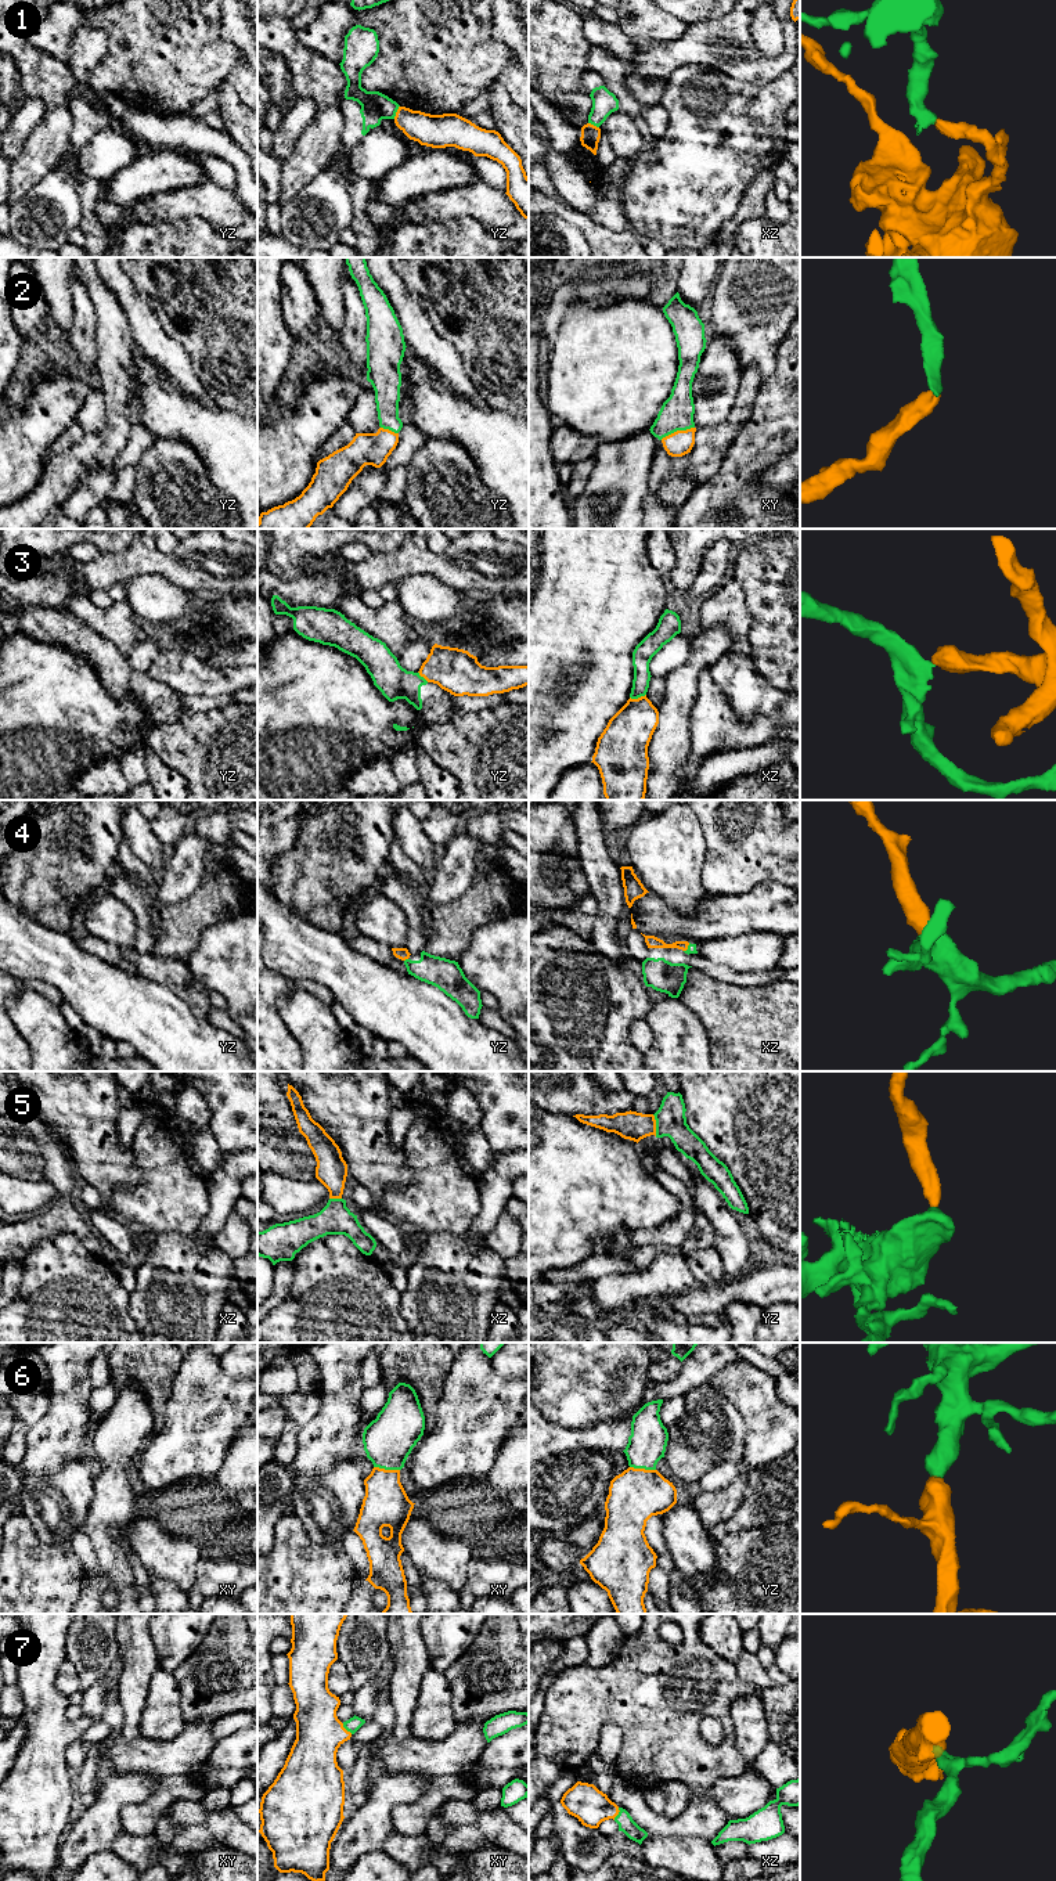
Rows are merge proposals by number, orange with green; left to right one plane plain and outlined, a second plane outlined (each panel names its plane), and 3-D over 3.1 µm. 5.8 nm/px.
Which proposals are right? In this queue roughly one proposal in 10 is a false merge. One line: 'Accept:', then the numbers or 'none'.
Accept: 1, 2, 4, 5, 6, 7

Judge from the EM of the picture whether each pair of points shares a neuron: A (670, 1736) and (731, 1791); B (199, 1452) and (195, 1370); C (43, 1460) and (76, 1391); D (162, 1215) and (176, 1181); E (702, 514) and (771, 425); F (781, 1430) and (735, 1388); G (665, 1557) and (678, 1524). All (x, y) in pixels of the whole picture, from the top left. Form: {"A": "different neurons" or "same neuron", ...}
{"A": "different neurons", "B": "same neuron", "C": "same neuron", "D": "same neuron", "E": "same neuron", "F": "same neuron", "G": "different neurons"}

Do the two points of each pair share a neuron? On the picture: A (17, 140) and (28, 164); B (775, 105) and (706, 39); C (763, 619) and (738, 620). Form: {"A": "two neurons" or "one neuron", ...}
{"A": "two neurons", "B": "two neurons", "C": "two neurons"}

